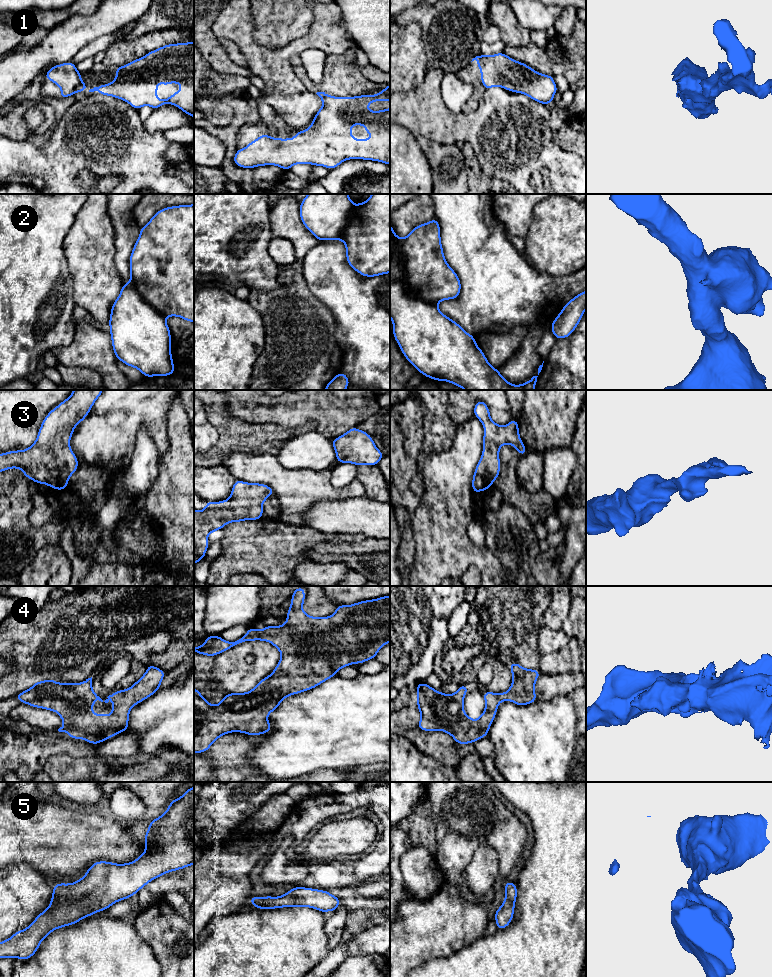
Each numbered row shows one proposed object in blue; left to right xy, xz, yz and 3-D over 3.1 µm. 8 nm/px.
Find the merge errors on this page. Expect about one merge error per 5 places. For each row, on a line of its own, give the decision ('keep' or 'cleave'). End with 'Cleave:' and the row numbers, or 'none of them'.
1: keep
2: keep
3: keep
4: keep
5: keep
Cleave: none of them

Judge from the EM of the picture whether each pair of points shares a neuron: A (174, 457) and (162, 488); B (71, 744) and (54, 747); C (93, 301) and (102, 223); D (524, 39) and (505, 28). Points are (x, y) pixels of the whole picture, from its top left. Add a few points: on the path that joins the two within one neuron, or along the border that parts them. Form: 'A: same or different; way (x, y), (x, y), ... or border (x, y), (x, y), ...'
A: same; way (174, 465), (174, 476), (170, 480)
B: same; way (67, 746), (58, 746)
C: same; way (93, 282), (93, 242)
D: same; way (519, 36), (514, 35), (510, 31)

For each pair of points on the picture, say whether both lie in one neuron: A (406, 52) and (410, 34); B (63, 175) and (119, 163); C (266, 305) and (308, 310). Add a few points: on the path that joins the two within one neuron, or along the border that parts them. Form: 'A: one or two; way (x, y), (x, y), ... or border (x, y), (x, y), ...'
A: one; way (406, 48), (407, 38)
B: one; way (77, 162), (105, 162)
C: one; way (276, 307), (282, 310), (298, 310)

